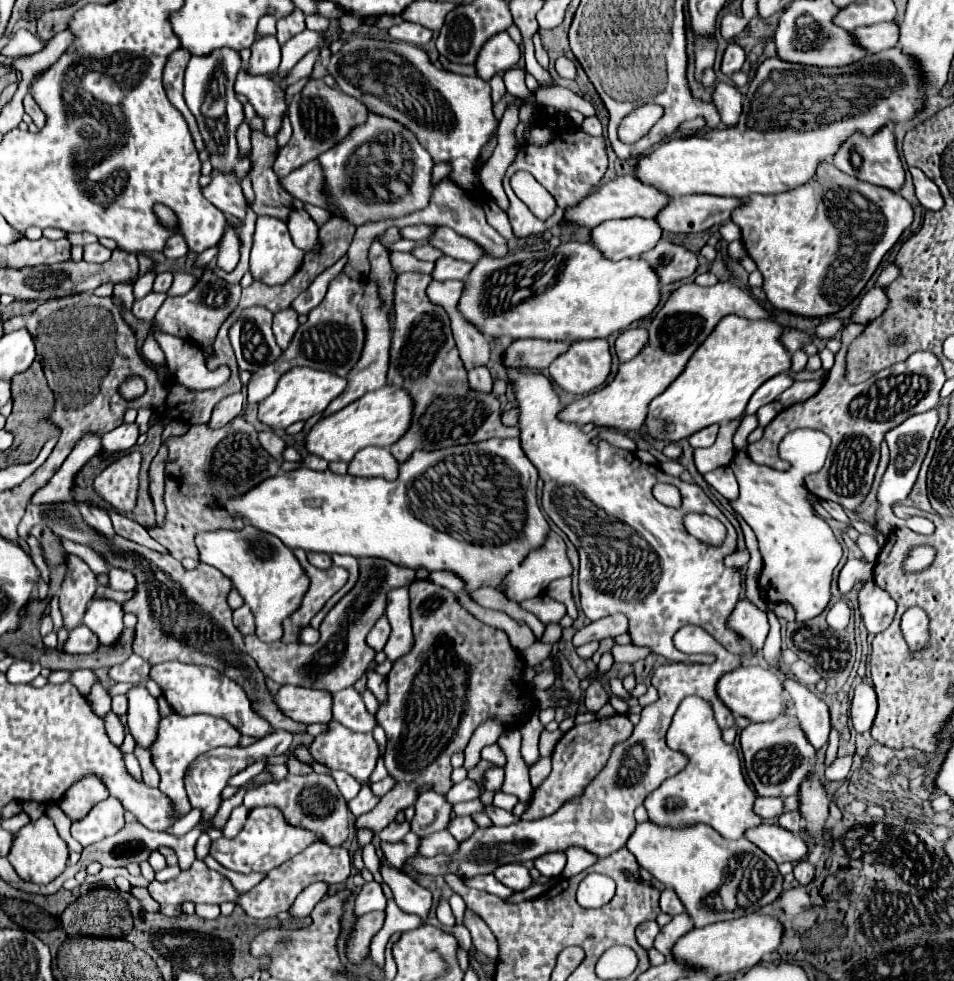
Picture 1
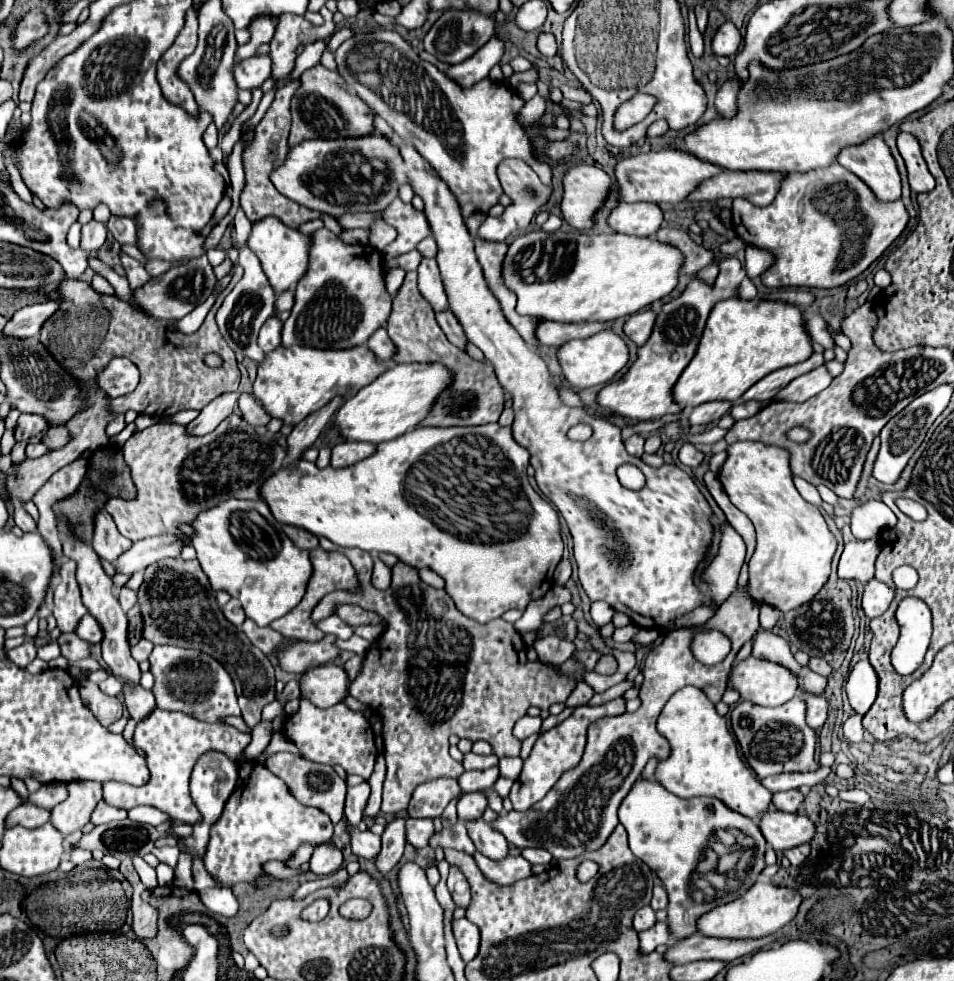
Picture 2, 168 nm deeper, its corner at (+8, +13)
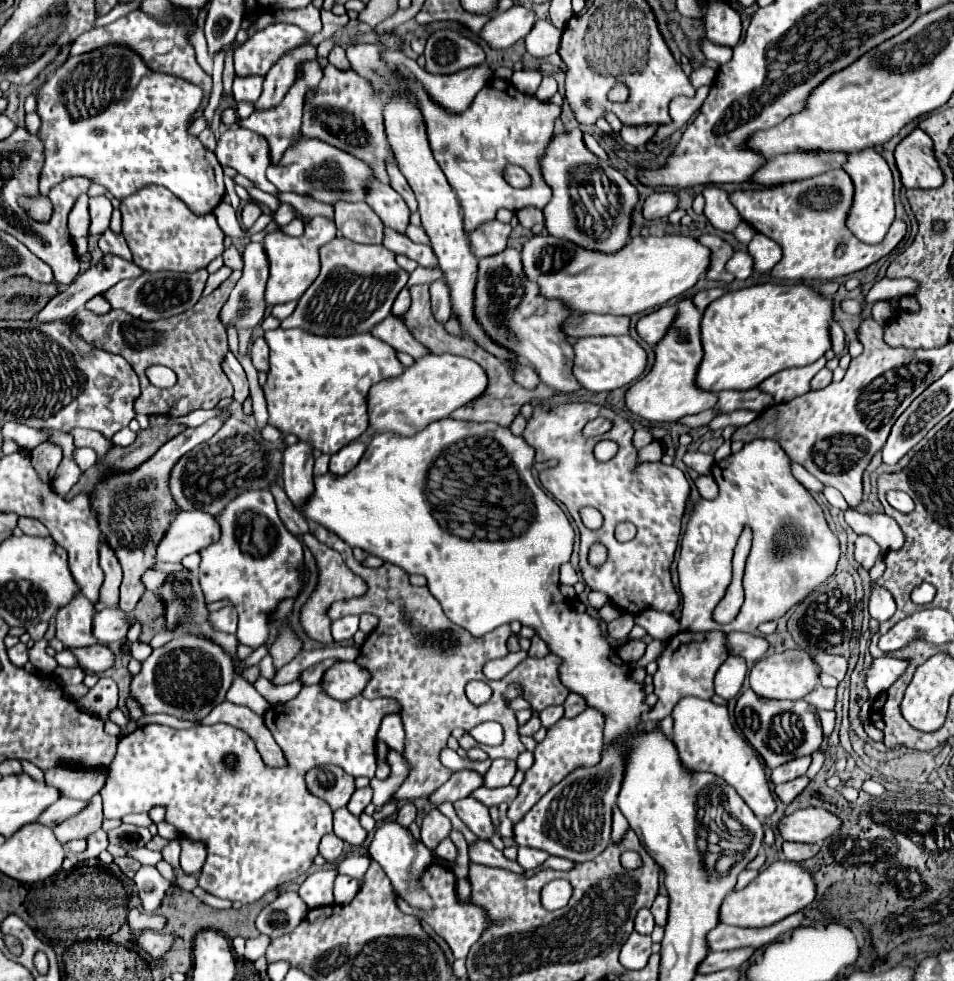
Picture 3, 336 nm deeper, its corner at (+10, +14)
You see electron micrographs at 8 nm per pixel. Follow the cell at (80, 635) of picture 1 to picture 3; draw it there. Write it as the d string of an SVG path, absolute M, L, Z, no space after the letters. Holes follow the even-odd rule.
M106 608L94 616L92 632L100 640L100 644L112 644L124 640L134 622L136 618L128 612L122 612L120 608Z

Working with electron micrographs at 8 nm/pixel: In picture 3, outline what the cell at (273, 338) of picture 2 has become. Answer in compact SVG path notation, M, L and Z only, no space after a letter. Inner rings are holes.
M258 338L254 340L252 348L250 348L250 358L252 358L252 364L258 372L268 372L268 346L264 342L264 338Z

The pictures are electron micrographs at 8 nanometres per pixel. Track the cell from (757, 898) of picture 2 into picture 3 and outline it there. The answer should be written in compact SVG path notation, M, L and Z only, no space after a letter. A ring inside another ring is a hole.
M776 860L770 866L762 868L760 874L742 890L732 892L726 896L720 908L720 920L724 924L742 926L742 928L762 928L780 922L788 914L804 910L816 898L816 882L812 874L798 866L796 862Z

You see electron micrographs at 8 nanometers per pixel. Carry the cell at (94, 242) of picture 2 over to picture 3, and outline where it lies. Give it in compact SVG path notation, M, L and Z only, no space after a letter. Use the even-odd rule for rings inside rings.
M98 196L98 198L90 198L90 216L92 216L92 224L90 224L90 234L102 234L104 230L108 230L110 226L110 214L112 214L112 204L106 196Z

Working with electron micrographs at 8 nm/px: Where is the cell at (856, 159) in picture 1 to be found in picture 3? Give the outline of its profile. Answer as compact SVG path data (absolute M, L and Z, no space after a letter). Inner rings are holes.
M874 148L852 152L848 156L848 162L842 168L848 172L848 176L854 182L854 200L852 200L852 210L848 212L848 218L846 218L846 226L858 240L862 240L866 244L878 244L886 236L890 224L894 222L892 172L890 172L886 160Z

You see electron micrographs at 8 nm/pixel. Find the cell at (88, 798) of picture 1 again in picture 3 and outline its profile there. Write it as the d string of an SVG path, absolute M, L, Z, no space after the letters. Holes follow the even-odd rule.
M96 794L90 800L90 806L86 810L82 810L74 818L68 818L60 826L56 826L54 834L62 844L66 844L70 840L86 840L90 834L94 834L96 830L102 828L102 820L104 820L102 800L100 800L100 794Z

